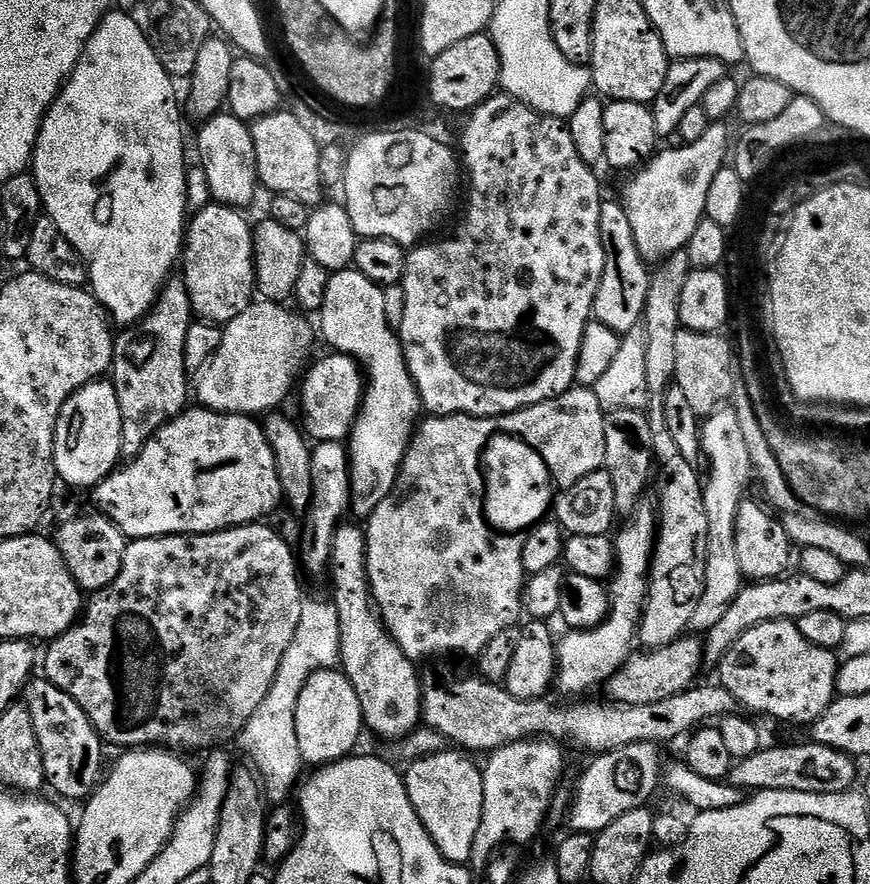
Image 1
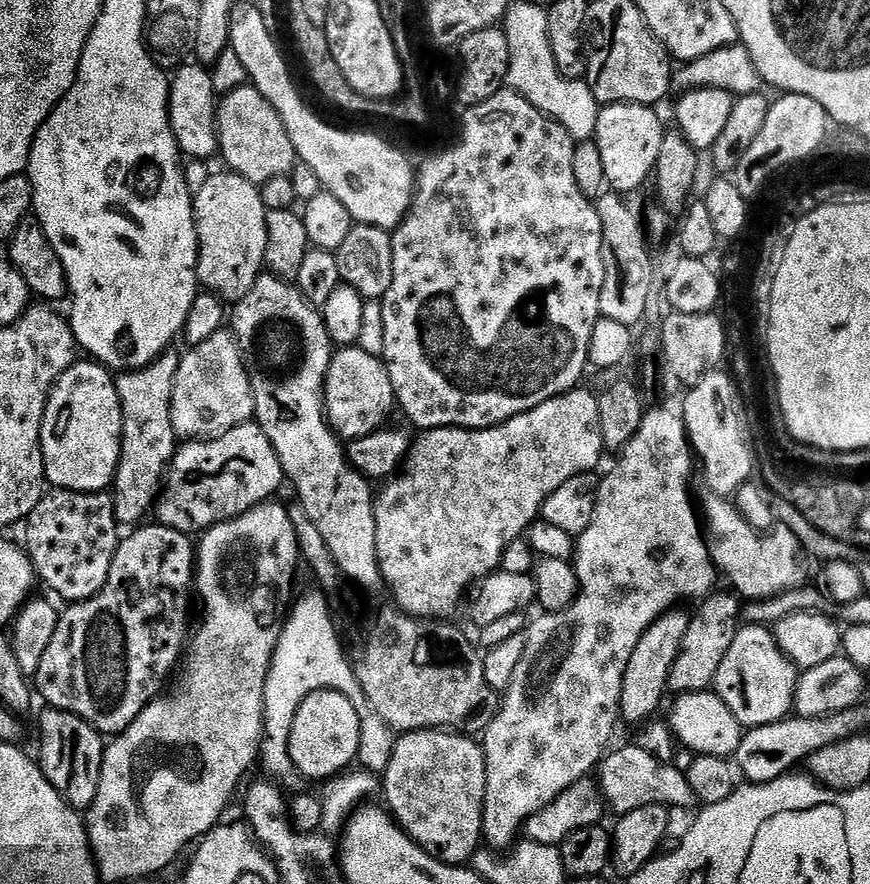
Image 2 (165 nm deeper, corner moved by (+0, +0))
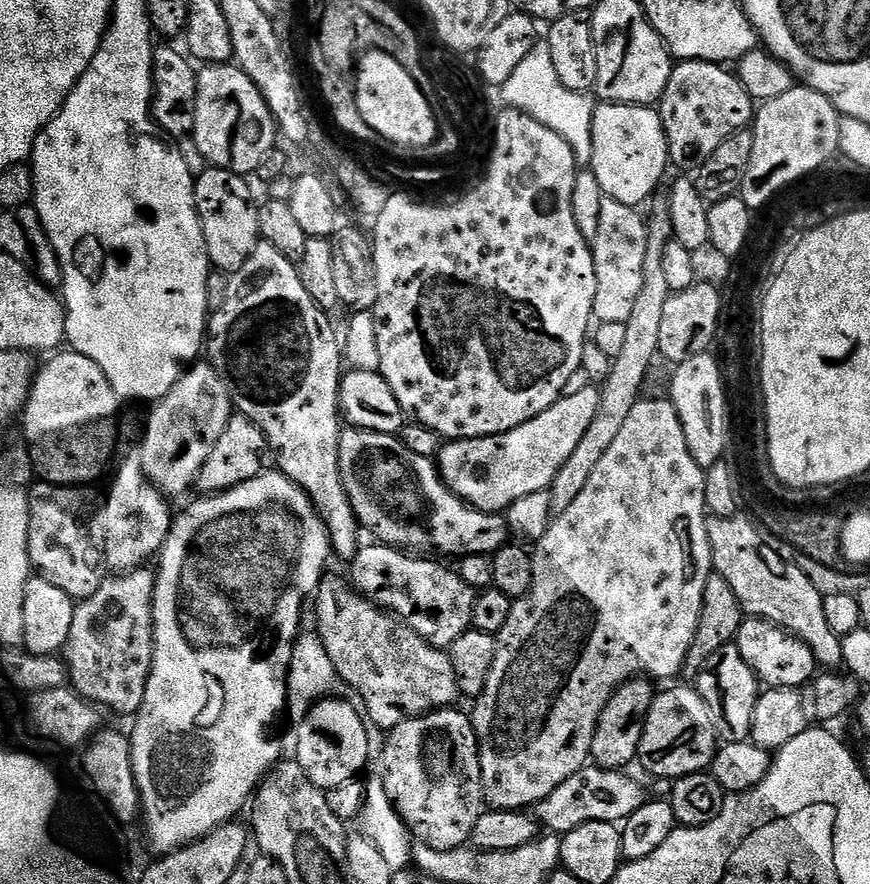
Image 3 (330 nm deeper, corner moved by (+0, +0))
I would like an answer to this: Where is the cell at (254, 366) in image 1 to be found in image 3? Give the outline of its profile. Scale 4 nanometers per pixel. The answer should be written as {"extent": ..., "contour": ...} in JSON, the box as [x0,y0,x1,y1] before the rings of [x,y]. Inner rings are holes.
{"extent":[138,362,233,497],"contour":[[[203,362],[191,365],[178,383],[162,399],[155,401],[153,408],[156,409],[148,416],[148,425],[144,428],[144,445],[139,445],[138,448],[140,461],[146,478],[159,492],[163,492],[165,497],[180,496],[191,484],[193,487],[199,481],[202,466],[206,466],[218,438],[222,438],[226,426],[233,418],[233,389],[225,373],[219,367],[216,368]]]}

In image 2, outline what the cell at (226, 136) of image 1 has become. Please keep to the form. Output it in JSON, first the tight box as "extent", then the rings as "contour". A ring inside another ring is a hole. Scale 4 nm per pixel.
{"extent":[168,62,220,162],"contour":[[[189,62],[175,69],[168,90],[168,121],[172,124],[176,145],[185,157],[208,162],[212,155],[217,155],[220,147],[216,131],[217,111],[218,94],[212,85],[211,71],[199,62]]]}

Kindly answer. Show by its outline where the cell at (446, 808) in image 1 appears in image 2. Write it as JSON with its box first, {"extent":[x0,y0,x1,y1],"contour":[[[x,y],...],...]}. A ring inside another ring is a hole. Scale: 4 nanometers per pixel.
{"extent":[382,728,486,865],"contour":[[[438,728],[405,732],[382,774],[387,811],[422,851],[444,864],[467,865],[482,844],[486,762],[483,747],[472,740],[471,735]]]}

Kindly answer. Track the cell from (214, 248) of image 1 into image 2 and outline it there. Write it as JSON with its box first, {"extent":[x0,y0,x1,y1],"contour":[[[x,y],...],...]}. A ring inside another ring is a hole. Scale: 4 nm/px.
{"extent":[192,170,268,306],"contour":[[[231,170],[213,171],[206,186],[192,201],[192,216],[200,239],[200,253],[196,267],[199,287],[212,292],[234,306],[250,290],[265,271],[266,218],[268,207],[262,202],[258,185]]]}

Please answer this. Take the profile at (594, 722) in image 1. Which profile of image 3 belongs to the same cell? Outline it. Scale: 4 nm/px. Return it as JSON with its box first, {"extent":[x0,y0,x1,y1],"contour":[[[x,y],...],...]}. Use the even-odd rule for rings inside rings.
{"extent":[316,575,461,730],"contour":[[[325,575],[321,580],[316,600],[316,628],[334,670],[349,689],[360,695],[362,712],[371,727],[391,730],[403,720],[413,720],[415,716],[425,716],[427,712],[439,712],[442,708],[453,707],[456,699],[461,699],[460,677],[451,655],[445,649],[436,648],[429,640],[422,638],[399,616],[379,608],[374,601],[356,591],[347,579]]]}

